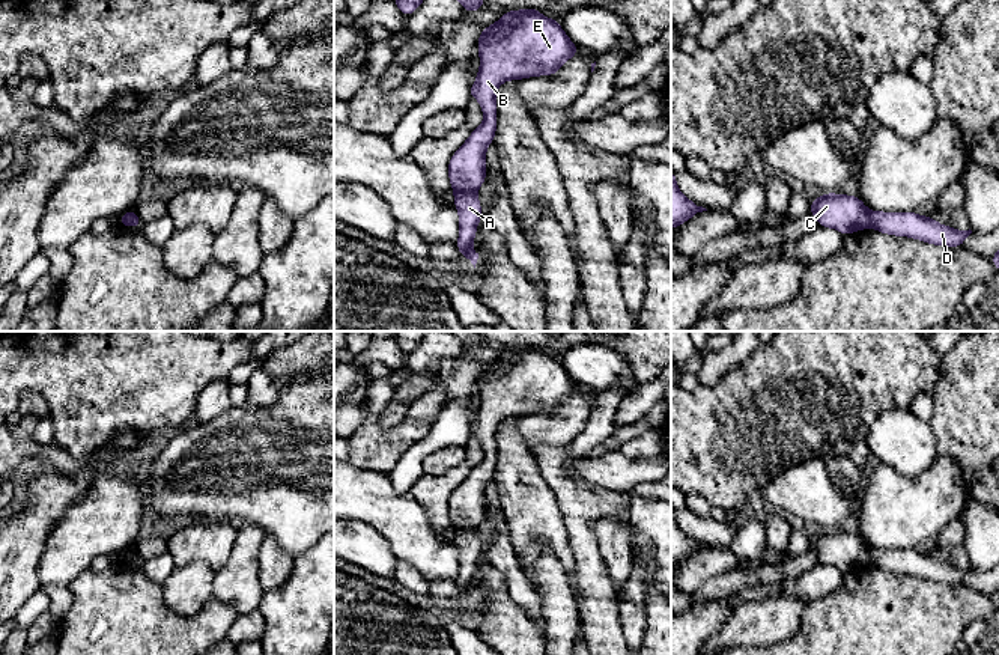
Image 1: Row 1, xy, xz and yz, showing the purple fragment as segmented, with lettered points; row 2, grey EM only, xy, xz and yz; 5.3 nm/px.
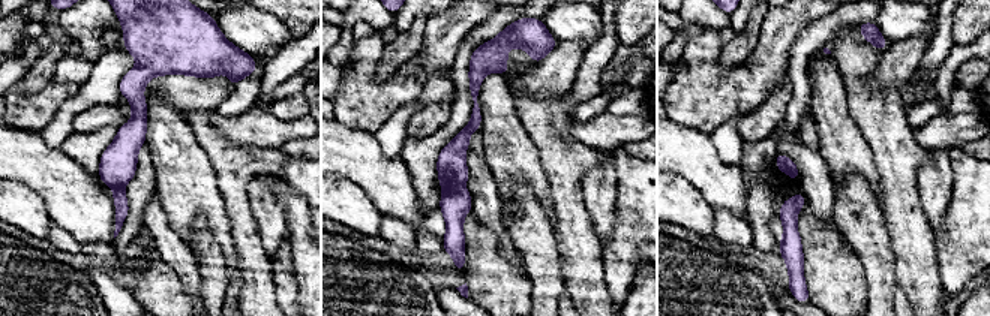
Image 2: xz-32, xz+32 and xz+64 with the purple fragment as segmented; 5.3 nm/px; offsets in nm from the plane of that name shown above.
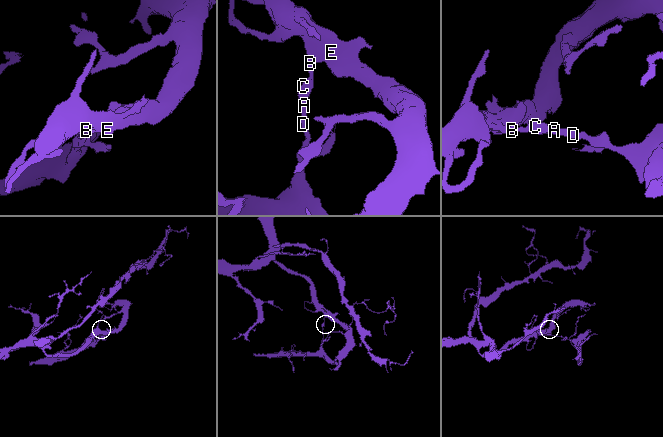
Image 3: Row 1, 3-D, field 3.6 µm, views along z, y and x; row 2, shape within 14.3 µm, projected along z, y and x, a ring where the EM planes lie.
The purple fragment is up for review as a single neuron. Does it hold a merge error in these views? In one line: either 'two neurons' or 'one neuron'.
two neurons

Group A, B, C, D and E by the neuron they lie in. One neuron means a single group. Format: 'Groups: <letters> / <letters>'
Groups: A D / B C E

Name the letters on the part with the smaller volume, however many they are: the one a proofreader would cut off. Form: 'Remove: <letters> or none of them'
Remove: A, D

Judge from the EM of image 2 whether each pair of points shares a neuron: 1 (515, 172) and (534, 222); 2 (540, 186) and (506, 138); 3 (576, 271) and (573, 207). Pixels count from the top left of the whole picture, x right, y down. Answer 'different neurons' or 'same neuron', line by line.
1: different neurons
2: same neuron
3: same neuron

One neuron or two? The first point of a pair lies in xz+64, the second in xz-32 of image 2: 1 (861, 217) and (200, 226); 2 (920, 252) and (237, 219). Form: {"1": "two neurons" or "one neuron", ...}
{"1": "one neuron", "2": "one neuron"}

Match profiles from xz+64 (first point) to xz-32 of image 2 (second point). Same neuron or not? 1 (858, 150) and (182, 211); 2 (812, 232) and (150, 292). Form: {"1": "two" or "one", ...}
{"1": "one", "2": "one"}

